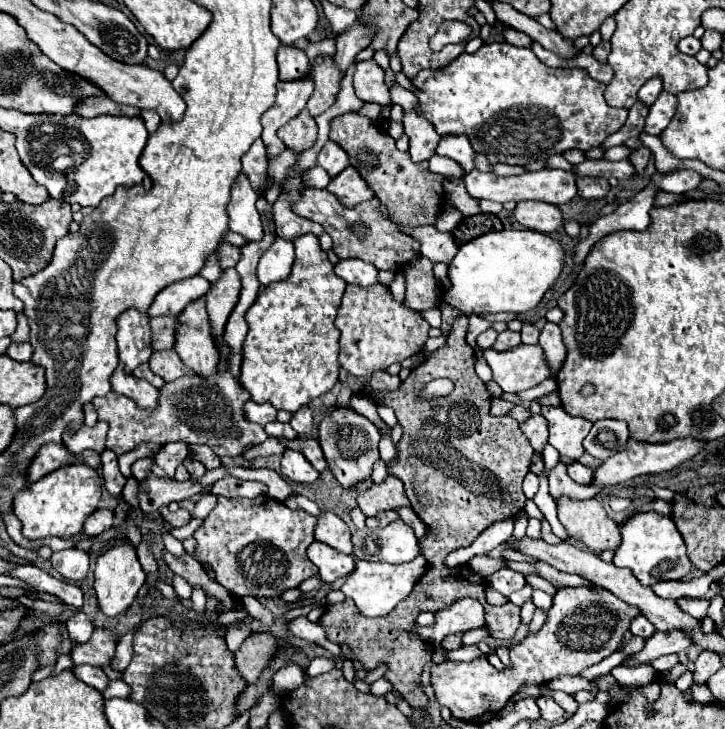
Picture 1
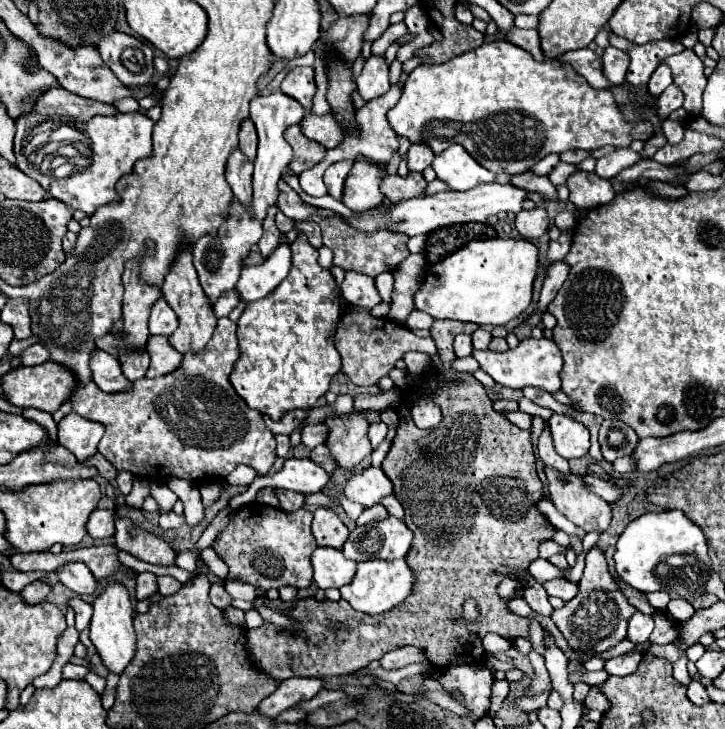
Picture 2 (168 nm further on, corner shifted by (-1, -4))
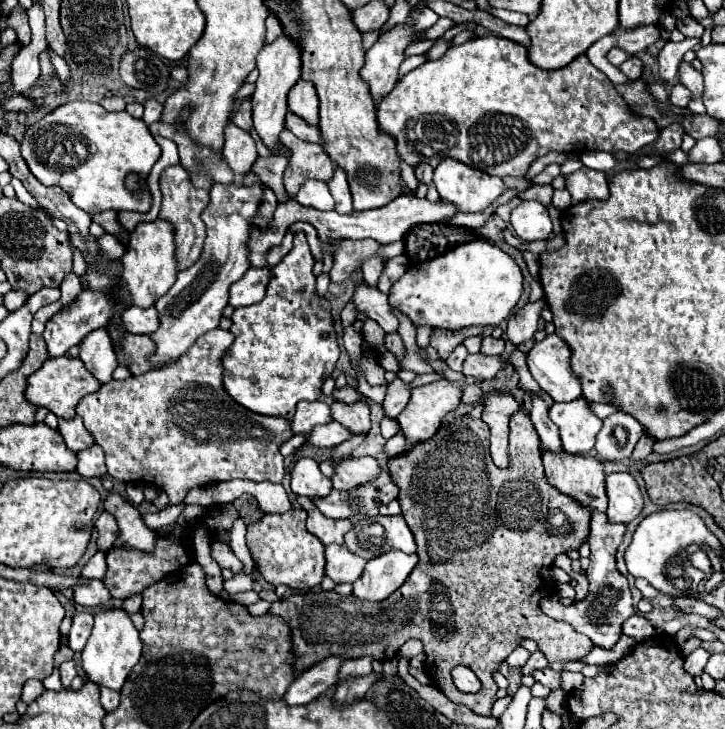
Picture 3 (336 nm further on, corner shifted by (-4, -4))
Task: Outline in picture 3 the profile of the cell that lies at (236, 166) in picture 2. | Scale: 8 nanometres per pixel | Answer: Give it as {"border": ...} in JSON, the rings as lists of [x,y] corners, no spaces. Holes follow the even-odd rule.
{"border":[[[229,123],[225,129],[223,157],[233,171],[231,185],[243,187],[243,179],[251,173],[251,167],[255,165],[255,161],[259,157],[253,137],[249,133],[245,133],[243,129],[239,129],[237,125]]]}

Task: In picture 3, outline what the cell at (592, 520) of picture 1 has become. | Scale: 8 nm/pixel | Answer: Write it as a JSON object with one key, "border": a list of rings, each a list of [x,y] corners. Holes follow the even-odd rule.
{"border":[[[543,453],[543,467],[545,467],[545,475],[547,481],[559,489],[561,493],[569,495],[571,499],[575,499],[579,505],[591,509],[591,511],[599,511],[605,513],[607,511],[607,495],[605,495],[605,473],[603,473],[603,465],[599,459],[595,457],[583,457],[583,455],[555,455],[555,453]]]}

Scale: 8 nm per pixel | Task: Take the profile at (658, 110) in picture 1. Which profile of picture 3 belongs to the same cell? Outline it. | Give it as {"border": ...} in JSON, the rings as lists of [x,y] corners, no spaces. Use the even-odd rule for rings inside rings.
{"border":[[[675,83],[675,85],[671,87],[671,91],[669,91],[669,101],[671,101],[671,105],[685,109],[687,103],[689,103],[689,99],[691,99],[691,93],[689,93],[689,89],[687,89],[685,85]]]}

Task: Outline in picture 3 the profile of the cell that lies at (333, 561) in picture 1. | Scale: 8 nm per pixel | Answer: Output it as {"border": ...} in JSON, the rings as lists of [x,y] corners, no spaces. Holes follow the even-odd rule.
{"border":[[[327,545],[325,547],[325,575],[335,583],[353,583],[365,567],[365,559],[353,555],[347,547]]]}

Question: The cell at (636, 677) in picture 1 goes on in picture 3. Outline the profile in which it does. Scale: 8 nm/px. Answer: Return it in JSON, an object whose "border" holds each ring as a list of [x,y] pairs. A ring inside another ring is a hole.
{"border":[[[563,671],[563,673],[561,673],[561,689],[563,689],[565,693],[571,693],[571,691],[575,691],[575,689],[581,687],[583,679],[585,679],[583,673],[569,673],[569,671]]]}

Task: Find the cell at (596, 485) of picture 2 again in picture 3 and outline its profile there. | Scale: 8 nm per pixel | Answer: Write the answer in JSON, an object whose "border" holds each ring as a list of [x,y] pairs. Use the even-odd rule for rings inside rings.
{"border":[[[611,473],[607,475],[605,483],[609,497],[607,519],[611,523],[633,521],[643,507],[643,495],[639,491],[637,481],[629,473]]]}

